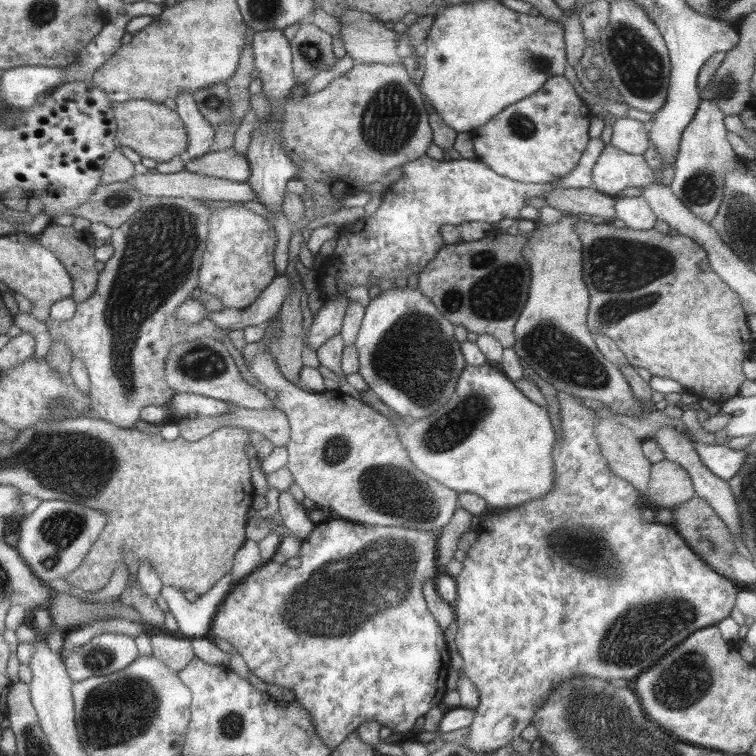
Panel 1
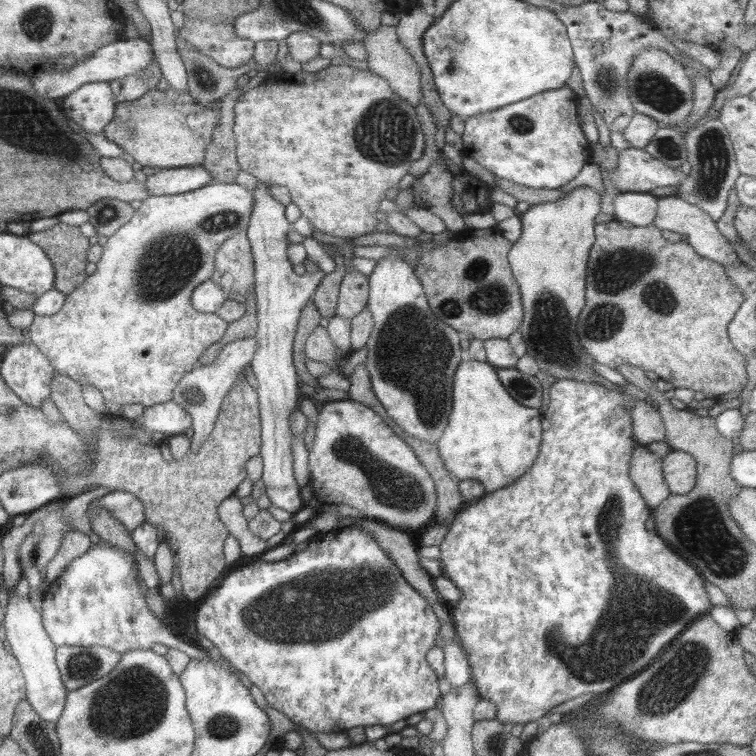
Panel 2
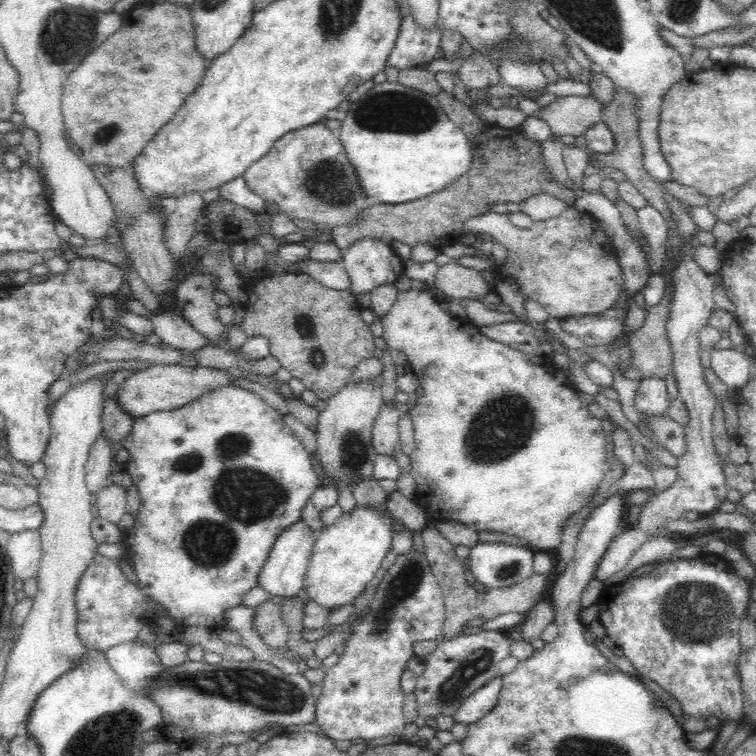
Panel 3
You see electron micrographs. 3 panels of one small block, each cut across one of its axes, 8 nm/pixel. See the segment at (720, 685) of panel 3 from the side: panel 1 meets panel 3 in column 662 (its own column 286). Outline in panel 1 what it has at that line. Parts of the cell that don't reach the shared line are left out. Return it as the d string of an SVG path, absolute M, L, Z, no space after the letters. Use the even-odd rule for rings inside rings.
M330 518L316 525L310 536L302 540L299 550L301 564L298 568L268 560L232 586L224 601L217 607L211 620L210 632L214 637L229 641L246 661L252 674L266 684L275 684L292 690L298 702L309 712L316 734L332 750L364 722L379 722L382 726L391 728L394 733L410 732L420 716L424 716L433 706L439 706L448 689L450 651L445 640L445 630L429 611L422 592L423 582L426 579L434 579L442 570L436 563L438 539L439 530L420 531L402 526L370 526L346 519Z

